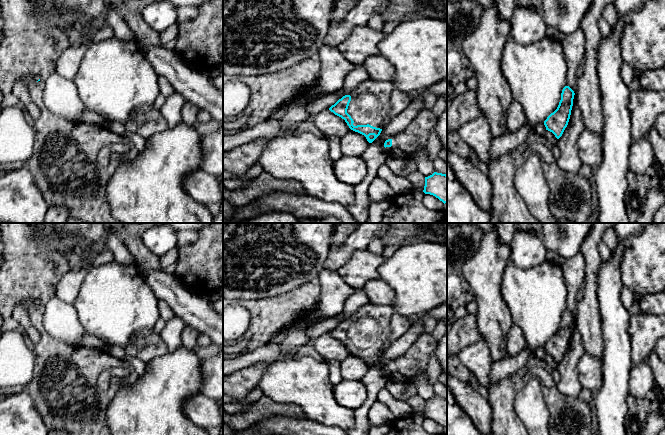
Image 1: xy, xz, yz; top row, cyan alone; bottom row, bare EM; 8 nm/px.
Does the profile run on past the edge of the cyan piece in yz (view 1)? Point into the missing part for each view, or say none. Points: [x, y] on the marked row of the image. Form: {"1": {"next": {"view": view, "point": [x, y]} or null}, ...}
{"1": {"next": null}}

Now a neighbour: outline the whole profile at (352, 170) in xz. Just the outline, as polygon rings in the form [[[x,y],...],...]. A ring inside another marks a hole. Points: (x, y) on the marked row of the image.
[[[342,156],[333,163],[333,171],[340,182],[353,187],[360,184],[367,173],[366,163],[360,156]]]

